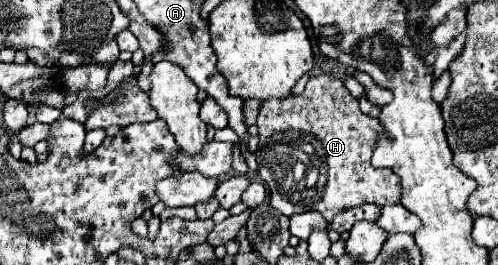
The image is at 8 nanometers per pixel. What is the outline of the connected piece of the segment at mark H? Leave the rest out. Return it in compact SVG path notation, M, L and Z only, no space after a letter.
M330 75L310 77L302 95L290 95L286 99L266 99L258 113L258 175L266 183L270 191L270 205L284 215L318 211L326 221L348 207L374 203L388 205L400 201L400 183L392 171L374 169L370 165L372 145L376 137L382 133L382 125L378 119L364 115L358 107L356 97L342 85L340 79Z

